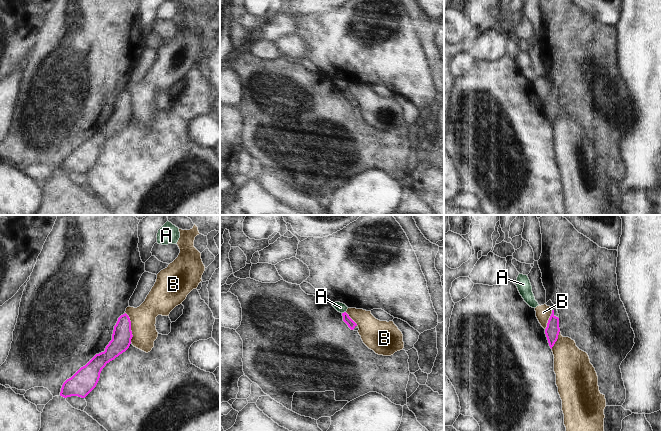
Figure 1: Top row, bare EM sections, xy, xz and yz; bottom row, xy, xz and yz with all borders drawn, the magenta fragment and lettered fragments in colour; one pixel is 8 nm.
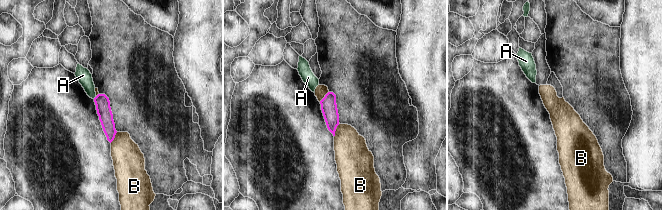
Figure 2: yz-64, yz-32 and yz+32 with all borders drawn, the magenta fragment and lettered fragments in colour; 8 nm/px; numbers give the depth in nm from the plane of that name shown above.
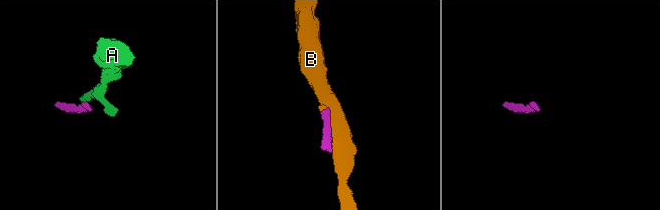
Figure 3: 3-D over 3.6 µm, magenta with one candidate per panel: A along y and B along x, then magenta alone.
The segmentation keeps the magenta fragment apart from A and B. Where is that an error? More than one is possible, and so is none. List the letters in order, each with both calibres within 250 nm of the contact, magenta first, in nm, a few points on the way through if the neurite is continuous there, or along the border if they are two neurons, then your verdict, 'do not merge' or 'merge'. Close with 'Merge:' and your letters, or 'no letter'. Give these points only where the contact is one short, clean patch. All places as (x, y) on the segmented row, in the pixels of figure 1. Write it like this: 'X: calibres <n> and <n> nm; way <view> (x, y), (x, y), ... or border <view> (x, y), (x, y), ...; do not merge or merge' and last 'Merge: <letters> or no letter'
A: calibres 70 and 80 nm; border xz (345, 311), (342, 313); do not merge
B: calibres 160 and 200 nm; do not merge
Merge: no letter

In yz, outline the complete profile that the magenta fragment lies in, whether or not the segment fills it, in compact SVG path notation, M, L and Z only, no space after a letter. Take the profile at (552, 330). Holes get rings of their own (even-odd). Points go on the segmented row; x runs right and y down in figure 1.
M549 300L546 303L547 306L550 306L552 308L552 314L548 320L547 327L545 329L545 334L549 343L550 348L554 346L555 342L558 339L558 335L560 332L559 328L559 314L555 307L555 305L552 303L551 300Z

